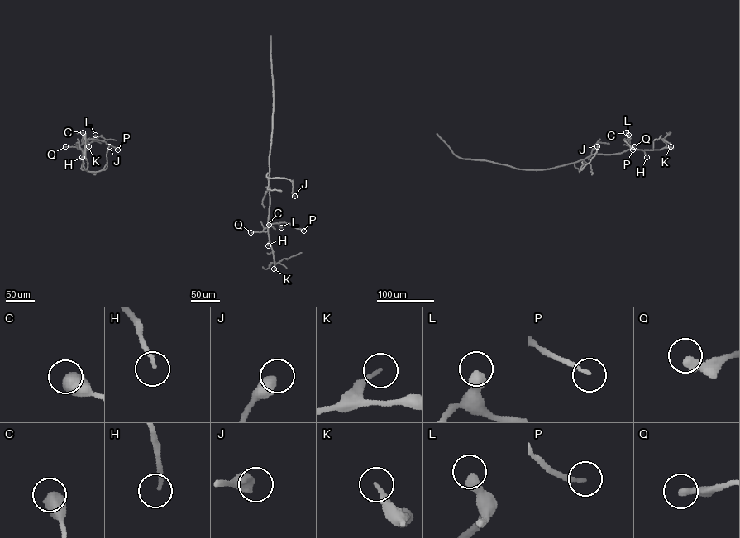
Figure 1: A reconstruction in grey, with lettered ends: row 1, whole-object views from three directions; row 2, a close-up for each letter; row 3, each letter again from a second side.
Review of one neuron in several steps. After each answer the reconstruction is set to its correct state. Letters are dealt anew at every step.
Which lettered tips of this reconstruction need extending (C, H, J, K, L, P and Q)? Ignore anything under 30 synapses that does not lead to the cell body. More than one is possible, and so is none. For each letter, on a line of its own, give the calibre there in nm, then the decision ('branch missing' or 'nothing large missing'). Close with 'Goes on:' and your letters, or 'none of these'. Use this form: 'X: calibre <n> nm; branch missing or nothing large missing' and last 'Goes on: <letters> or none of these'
C: calibre 650 nm; nothing large missing
H: calibre 160 nm; nothing large missing
J: calibre 500 nm; nothing large missing
K: calibre 170 nm; nothing large missing
L: calibre 460 nm; nothing large missing
P: calibre 160 nm; nothing large missing
Q: calibre 360 nm; nothing large missing
Goes on: none of these

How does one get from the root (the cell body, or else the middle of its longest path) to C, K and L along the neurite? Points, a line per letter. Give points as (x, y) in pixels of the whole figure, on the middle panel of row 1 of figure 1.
C: (269, 164), (268, 230), (264, 231), (269, 225)
K: (269, 164), (268, 233), (274, 268)
L: (269, 164), (268, 230), (263, 230), (269, 224), (278, 223), (281, 227)

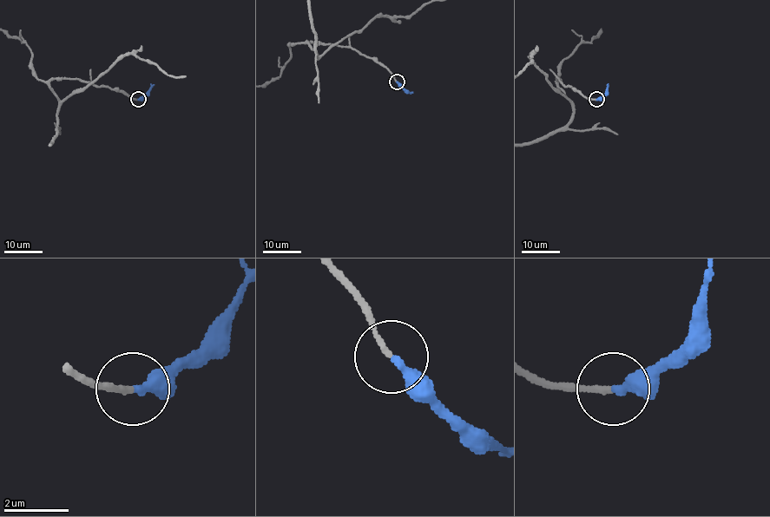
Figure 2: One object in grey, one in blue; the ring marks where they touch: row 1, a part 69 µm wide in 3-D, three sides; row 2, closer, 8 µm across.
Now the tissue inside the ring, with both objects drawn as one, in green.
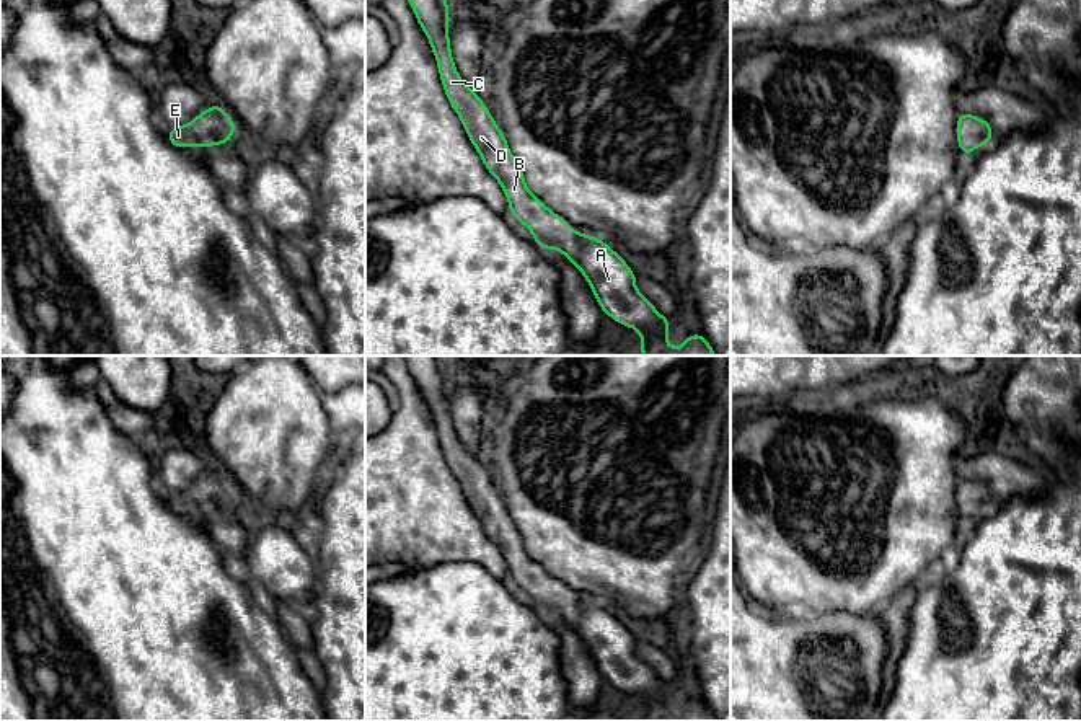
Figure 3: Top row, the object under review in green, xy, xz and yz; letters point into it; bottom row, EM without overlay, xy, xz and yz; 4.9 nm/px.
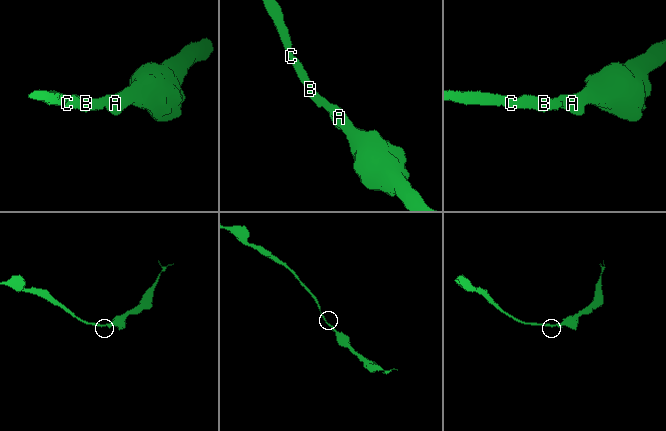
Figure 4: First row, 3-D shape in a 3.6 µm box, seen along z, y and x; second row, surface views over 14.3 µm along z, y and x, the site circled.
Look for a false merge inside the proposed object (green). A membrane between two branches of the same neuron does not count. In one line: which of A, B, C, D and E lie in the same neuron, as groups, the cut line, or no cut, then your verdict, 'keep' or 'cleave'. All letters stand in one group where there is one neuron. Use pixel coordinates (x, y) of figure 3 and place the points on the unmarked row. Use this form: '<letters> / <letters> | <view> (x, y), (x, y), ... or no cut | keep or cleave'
A B C D E | no cut | keep

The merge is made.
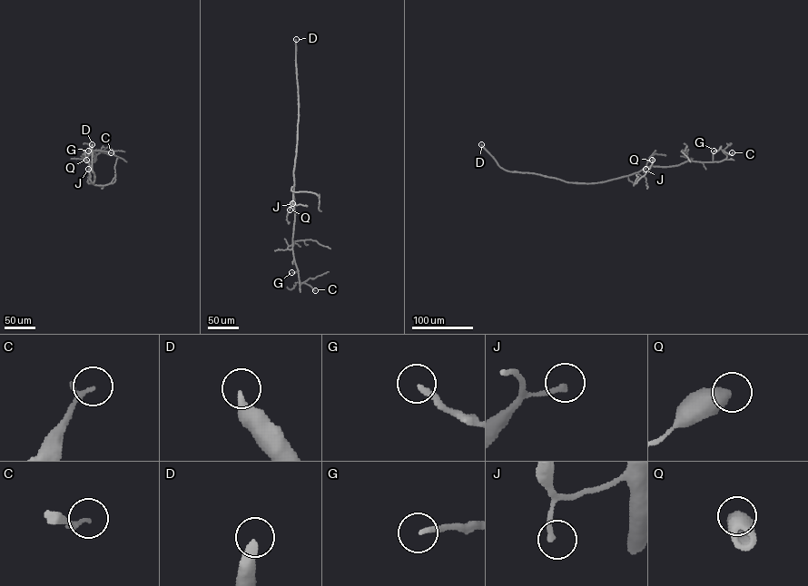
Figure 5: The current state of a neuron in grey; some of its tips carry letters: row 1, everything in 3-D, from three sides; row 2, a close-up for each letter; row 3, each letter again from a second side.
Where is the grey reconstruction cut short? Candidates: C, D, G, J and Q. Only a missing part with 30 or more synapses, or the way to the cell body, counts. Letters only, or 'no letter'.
D

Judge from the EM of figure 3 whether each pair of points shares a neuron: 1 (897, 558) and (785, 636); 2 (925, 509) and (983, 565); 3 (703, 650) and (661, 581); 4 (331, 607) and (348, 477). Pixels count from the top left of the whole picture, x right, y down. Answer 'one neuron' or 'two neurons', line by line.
1: two neurons
2: two neurons
3: two neurons
4: one neuron

